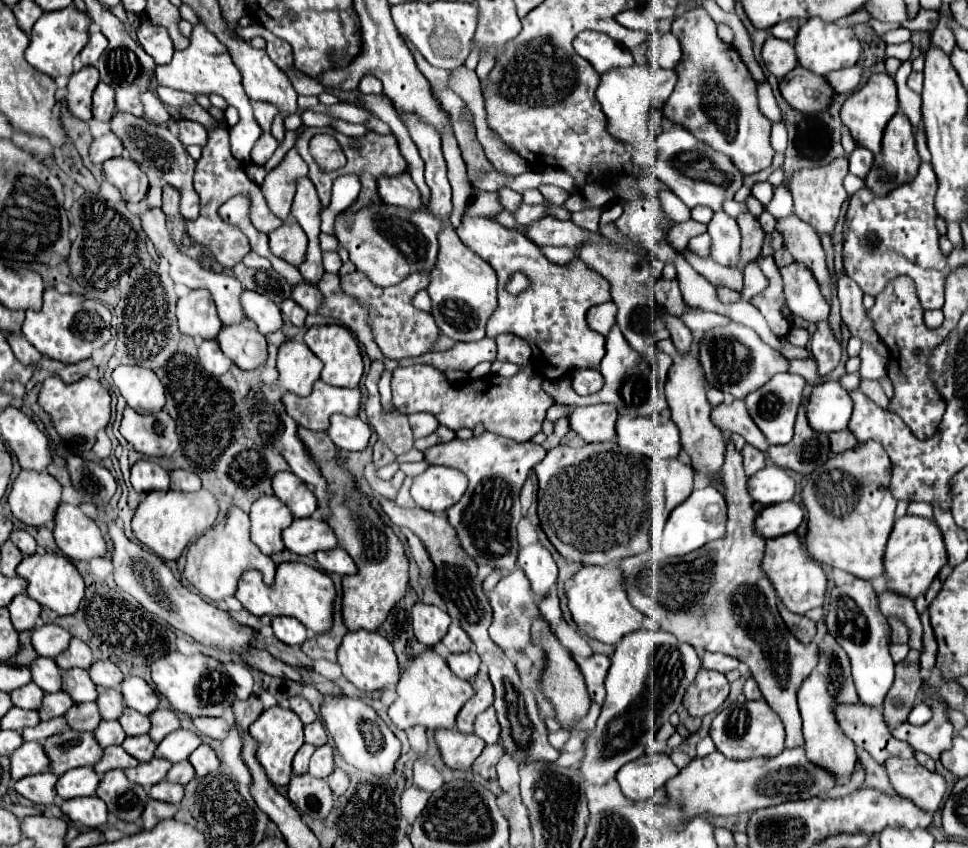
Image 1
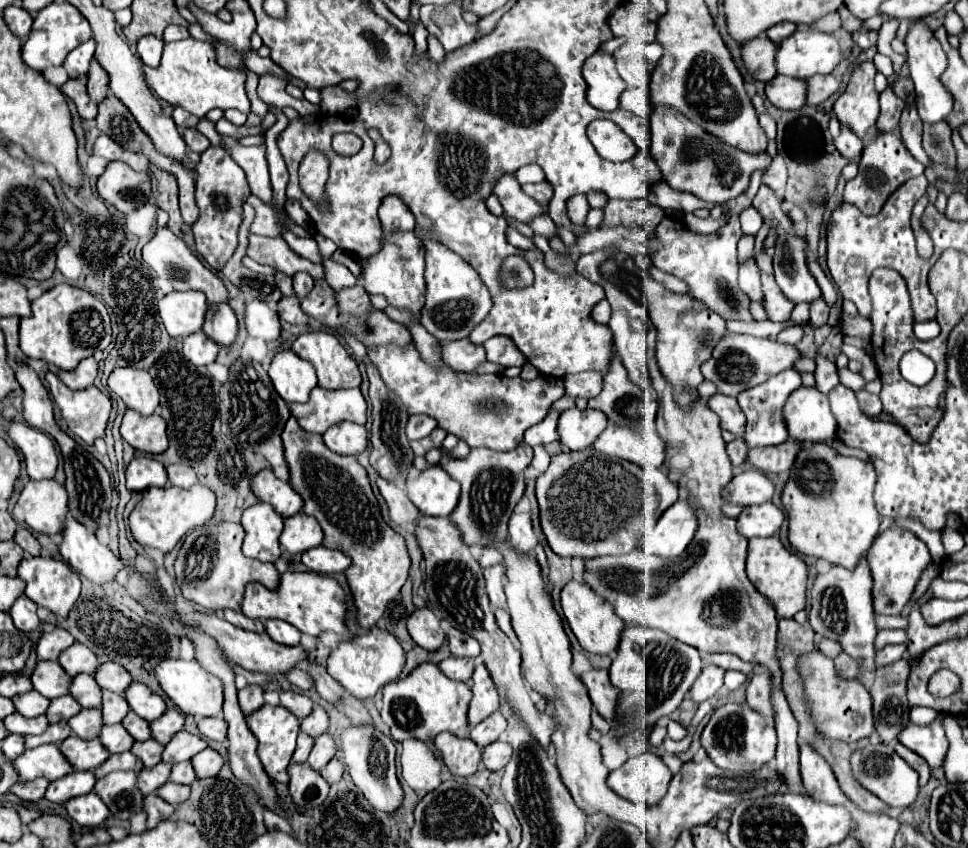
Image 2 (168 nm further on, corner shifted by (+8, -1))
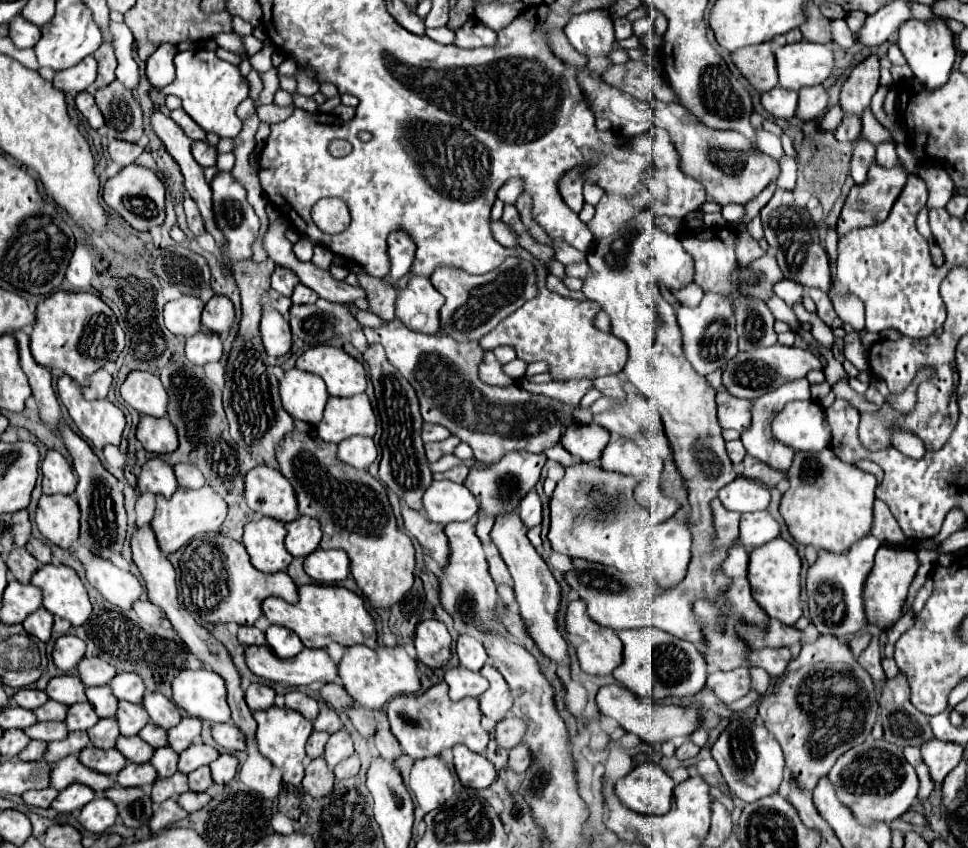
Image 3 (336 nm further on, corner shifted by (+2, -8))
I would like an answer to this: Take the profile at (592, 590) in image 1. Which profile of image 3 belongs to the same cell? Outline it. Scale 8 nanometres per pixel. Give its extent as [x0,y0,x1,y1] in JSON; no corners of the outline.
[566,599,622,675]

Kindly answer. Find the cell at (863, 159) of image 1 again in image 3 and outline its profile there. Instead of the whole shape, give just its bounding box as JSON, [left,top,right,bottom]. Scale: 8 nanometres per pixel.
[834,115,860,143]

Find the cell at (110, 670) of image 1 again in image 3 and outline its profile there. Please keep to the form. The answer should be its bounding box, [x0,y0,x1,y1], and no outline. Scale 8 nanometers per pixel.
[110,673,144,703]

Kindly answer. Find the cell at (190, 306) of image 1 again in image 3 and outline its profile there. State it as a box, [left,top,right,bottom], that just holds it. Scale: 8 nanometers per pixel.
[164,295,204,337]

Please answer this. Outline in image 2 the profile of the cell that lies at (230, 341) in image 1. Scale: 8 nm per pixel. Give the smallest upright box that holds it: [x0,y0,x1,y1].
[202,302,238,346]

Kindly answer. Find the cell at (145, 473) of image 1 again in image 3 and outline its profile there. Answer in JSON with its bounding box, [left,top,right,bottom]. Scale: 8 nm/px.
[138,459,178,497]

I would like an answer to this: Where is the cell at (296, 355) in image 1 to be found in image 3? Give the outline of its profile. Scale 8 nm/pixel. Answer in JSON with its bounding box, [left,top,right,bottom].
[280,369,328,425]

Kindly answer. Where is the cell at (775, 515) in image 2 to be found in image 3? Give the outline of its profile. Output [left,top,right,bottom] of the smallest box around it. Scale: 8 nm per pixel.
[740,511,780,547]

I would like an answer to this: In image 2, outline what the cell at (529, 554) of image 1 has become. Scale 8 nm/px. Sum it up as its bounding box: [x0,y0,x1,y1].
[508,512,536,556]

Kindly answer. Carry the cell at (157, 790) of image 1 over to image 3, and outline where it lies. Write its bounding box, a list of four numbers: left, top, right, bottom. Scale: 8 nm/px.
[178,791,210,813]

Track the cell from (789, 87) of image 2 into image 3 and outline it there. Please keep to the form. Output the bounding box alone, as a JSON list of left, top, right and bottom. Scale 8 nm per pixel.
[762,85,798,119]

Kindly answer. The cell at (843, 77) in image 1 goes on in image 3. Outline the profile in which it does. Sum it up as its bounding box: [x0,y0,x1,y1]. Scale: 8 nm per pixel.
[796,85,828,121]

